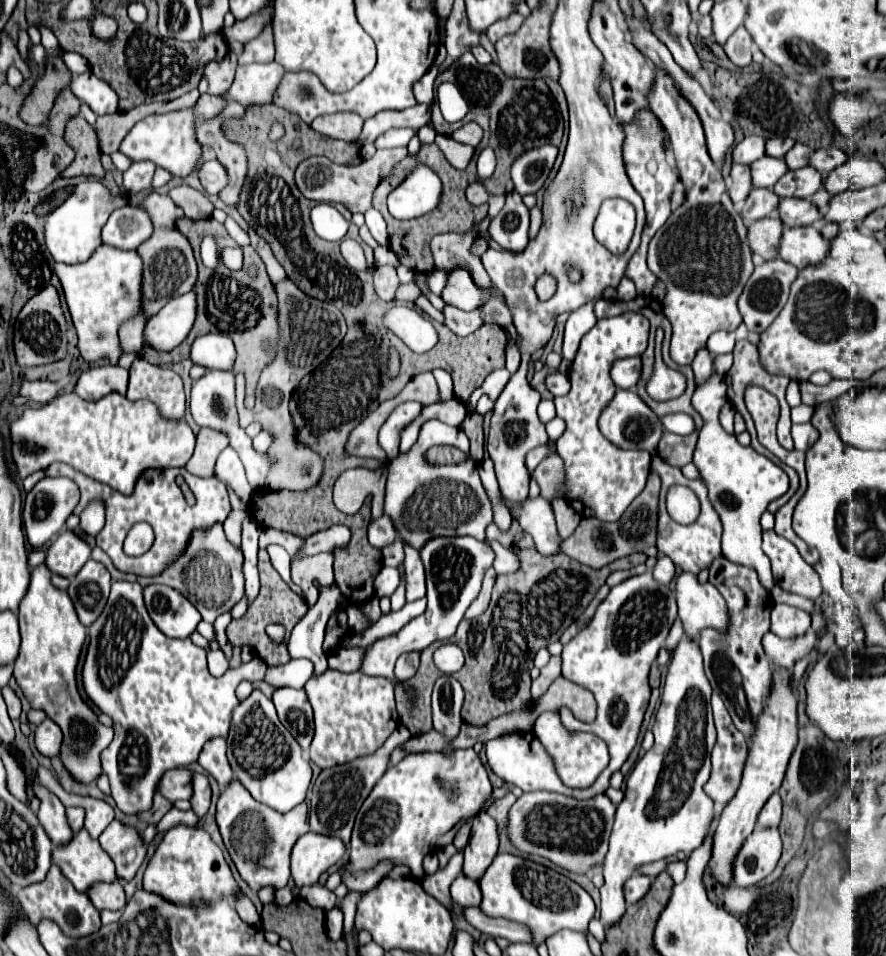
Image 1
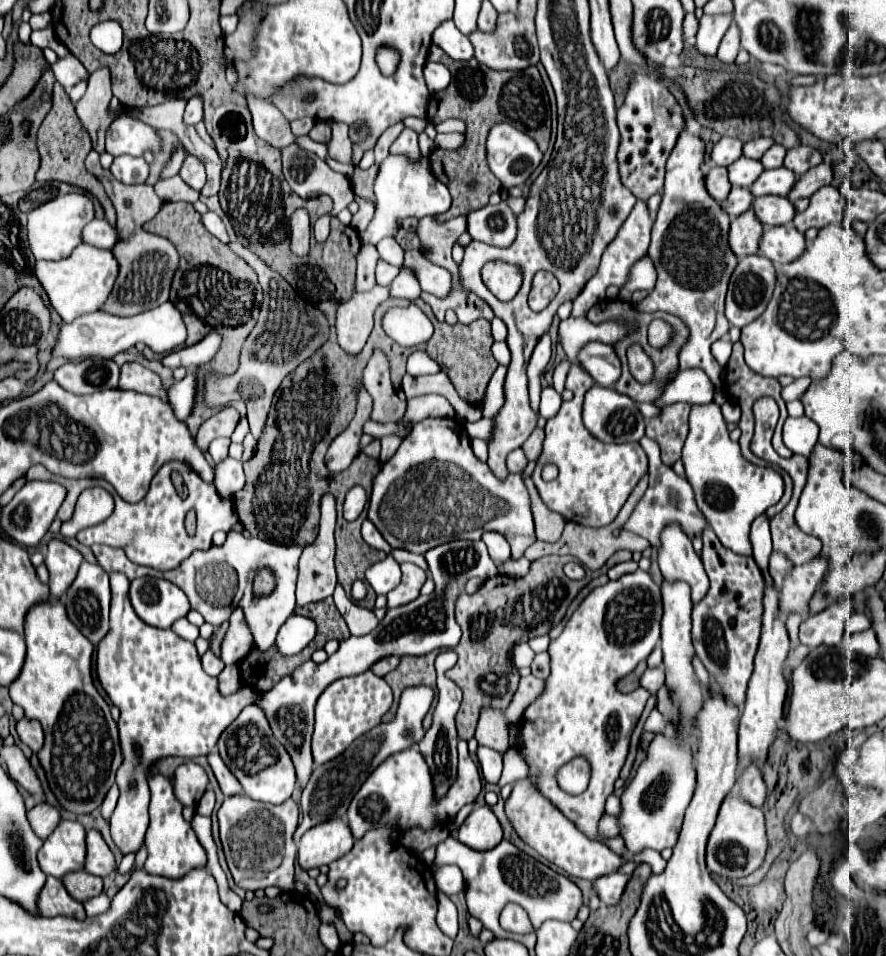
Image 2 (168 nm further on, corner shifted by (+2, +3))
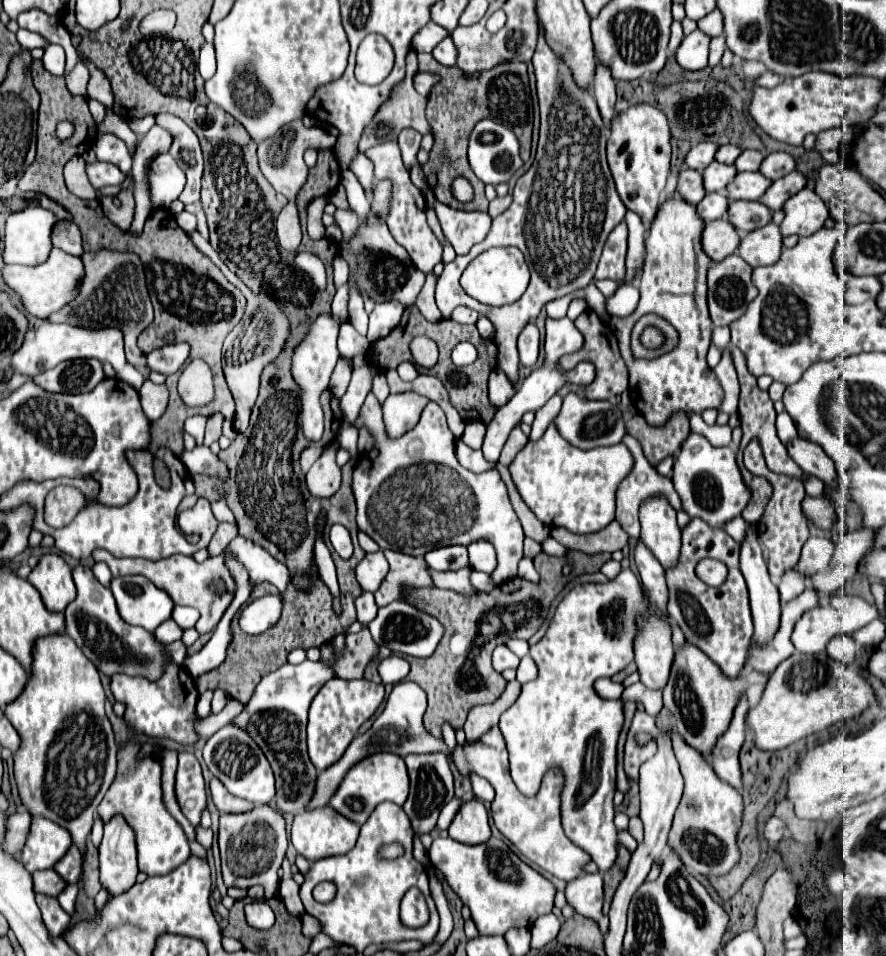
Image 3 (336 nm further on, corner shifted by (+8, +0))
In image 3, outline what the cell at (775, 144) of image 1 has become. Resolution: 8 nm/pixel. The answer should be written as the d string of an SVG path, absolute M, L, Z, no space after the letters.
M724 145L724 147L720 147L718 153L716 153L716 161L726 163L726 165L734 165L734 161L736 161L736 157L738 157L740 153L742 153L740 147L736 147L736 145Z

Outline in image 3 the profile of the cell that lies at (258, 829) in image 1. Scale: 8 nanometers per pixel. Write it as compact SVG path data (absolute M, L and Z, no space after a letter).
M266 805L254 807L246 813L224 813L220 815L218 841L222 855L222 877L226 887L262 885L266 897L274 897L278 893L278 869L282 867L282 859L288 847L286 821L280 811Z

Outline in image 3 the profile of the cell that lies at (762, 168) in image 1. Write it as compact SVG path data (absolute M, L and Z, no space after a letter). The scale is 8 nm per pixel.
M714 161L702 173L704 173L704 187L708 193L710 191L724 193L728 181L732 181L732 177L736 177L738 171L734 165L720 165L718 161Z

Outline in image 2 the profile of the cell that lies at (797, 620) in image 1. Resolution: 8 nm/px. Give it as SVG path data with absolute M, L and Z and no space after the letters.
M814 556L802 566L794 566L782 580L780 590L780 606L782 606L782 618L790 610L800 612L808 616L808 602L816 590L816 586L822 582L824 572L828 570L830 562L826 556Z

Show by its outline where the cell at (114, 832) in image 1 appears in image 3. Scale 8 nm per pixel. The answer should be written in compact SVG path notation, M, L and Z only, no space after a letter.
M72 845L68 849L68 853L56 863L54 871L68 883L78 885L82 881L82 853L80 849L76 849L76 845Z

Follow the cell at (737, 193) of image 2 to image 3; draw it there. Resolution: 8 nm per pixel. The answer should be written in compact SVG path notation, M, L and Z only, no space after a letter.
M708 193L698 205L698 213L700 217L704 217L704 221L714 221L714 219L722 219L728 213L728 197L724 193Z

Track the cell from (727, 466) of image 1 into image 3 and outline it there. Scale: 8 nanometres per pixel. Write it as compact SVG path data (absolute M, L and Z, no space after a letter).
M690 433L690 437L682 445L682 451L674 459L672 481L682 499L684 511L690 517L700 517L716 529L724 527L728 521L732 521L732 517L738 517L752 497L752 491L740 475L732 449L714 447L704 435L698 433Z

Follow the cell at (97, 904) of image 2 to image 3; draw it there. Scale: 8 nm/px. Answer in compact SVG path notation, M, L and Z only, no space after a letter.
M68 885L68 887L60 893L60 897L58 897L60 905L62 905L62 907L66 909L66 913L70 913L70 915L74 915L76 899L78 899L78 885Z

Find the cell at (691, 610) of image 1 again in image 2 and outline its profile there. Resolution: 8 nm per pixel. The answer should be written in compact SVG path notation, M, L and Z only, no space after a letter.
M670 524L662 530L658 566L666 580L682 580L692 588L692 602L698 602L706 594L706 572L680 524Z

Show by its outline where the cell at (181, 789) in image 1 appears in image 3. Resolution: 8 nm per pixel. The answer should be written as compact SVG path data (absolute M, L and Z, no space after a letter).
M186 751L178 755L176 797L184 817L196 827L200 823L200 813L206 807L206 783L202 777L200 763L192 753Z

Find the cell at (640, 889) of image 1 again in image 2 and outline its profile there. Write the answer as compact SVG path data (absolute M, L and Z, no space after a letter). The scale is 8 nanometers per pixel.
M612 872L608 876L596 878L592 882L592 888L604 904L618 904L620 896L624 892L624 886L626 886L626 878L630 878L630 876L620 874L620 872Z

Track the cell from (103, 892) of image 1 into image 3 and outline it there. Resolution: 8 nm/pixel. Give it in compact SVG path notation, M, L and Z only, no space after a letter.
M54 869L36 871L32 875L32 879L34 879L36 893L44 893L44 895L50 895L50 897L58 897L68 885L66 881L62 881L62 877L58 877L58 873Z

